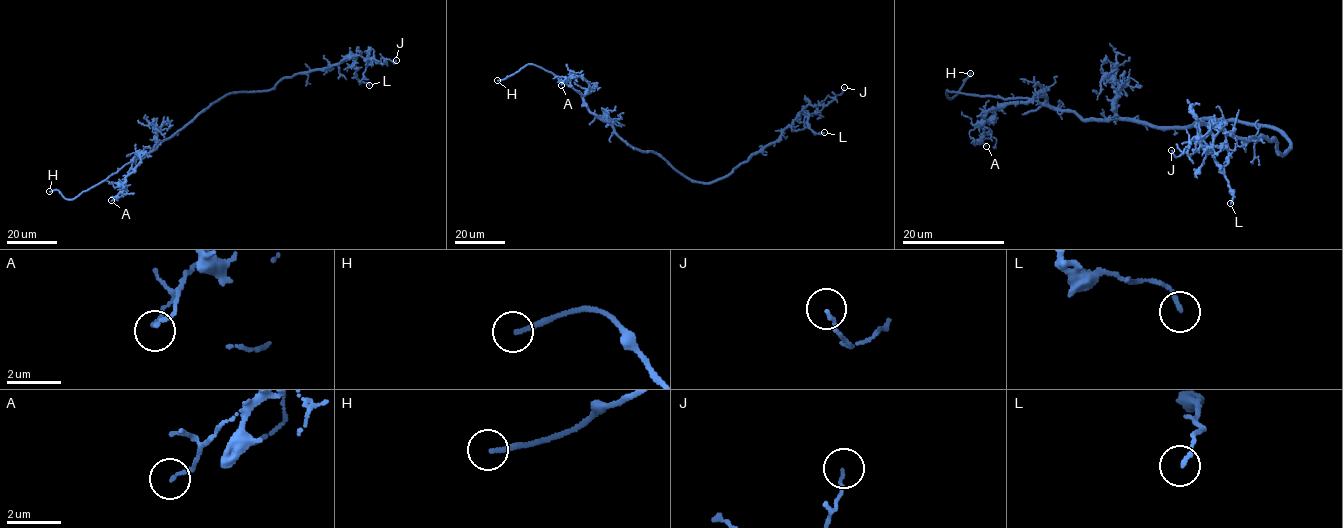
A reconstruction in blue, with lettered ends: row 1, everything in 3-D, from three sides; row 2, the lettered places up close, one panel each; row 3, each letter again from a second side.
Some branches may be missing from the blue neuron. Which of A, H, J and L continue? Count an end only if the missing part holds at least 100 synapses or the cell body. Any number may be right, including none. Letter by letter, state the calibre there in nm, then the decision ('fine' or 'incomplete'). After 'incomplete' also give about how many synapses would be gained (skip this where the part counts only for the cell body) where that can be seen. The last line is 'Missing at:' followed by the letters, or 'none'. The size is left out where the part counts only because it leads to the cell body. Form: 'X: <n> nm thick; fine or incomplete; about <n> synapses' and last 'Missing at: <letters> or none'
A: 120 nm thick; fine
H: 170 nm thick; incomplete
J: 100 nm thick; fine
L: 140 nm thick; fine
Missing at: H

